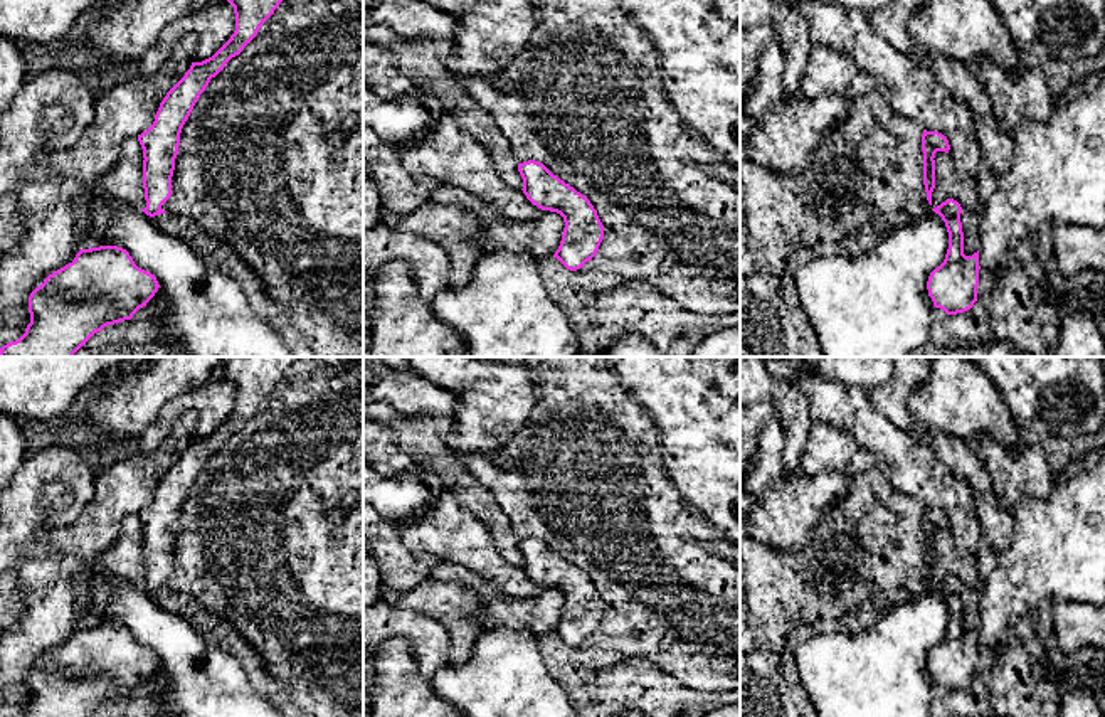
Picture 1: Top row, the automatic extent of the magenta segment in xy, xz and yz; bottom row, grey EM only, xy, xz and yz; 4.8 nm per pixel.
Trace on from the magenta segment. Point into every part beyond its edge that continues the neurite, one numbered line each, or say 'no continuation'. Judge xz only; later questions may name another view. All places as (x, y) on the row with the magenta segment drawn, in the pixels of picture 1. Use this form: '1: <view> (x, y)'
no continuation

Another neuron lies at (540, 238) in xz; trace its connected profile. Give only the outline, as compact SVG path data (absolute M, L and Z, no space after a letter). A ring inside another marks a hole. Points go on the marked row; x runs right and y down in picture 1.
M446 183L432 192L429 202L474 214L481 227L479 246L484 252L510 249L540 261L555 254L565 227L563 217L550 210L543 210L533 222L511 220L469 192Z

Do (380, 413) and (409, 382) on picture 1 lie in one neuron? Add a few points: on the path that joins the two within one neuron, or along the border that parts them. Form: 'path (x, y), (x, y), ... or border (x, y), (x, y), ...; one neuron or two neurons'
border (380, 401), (406, 414), (428, 413); two neurons

